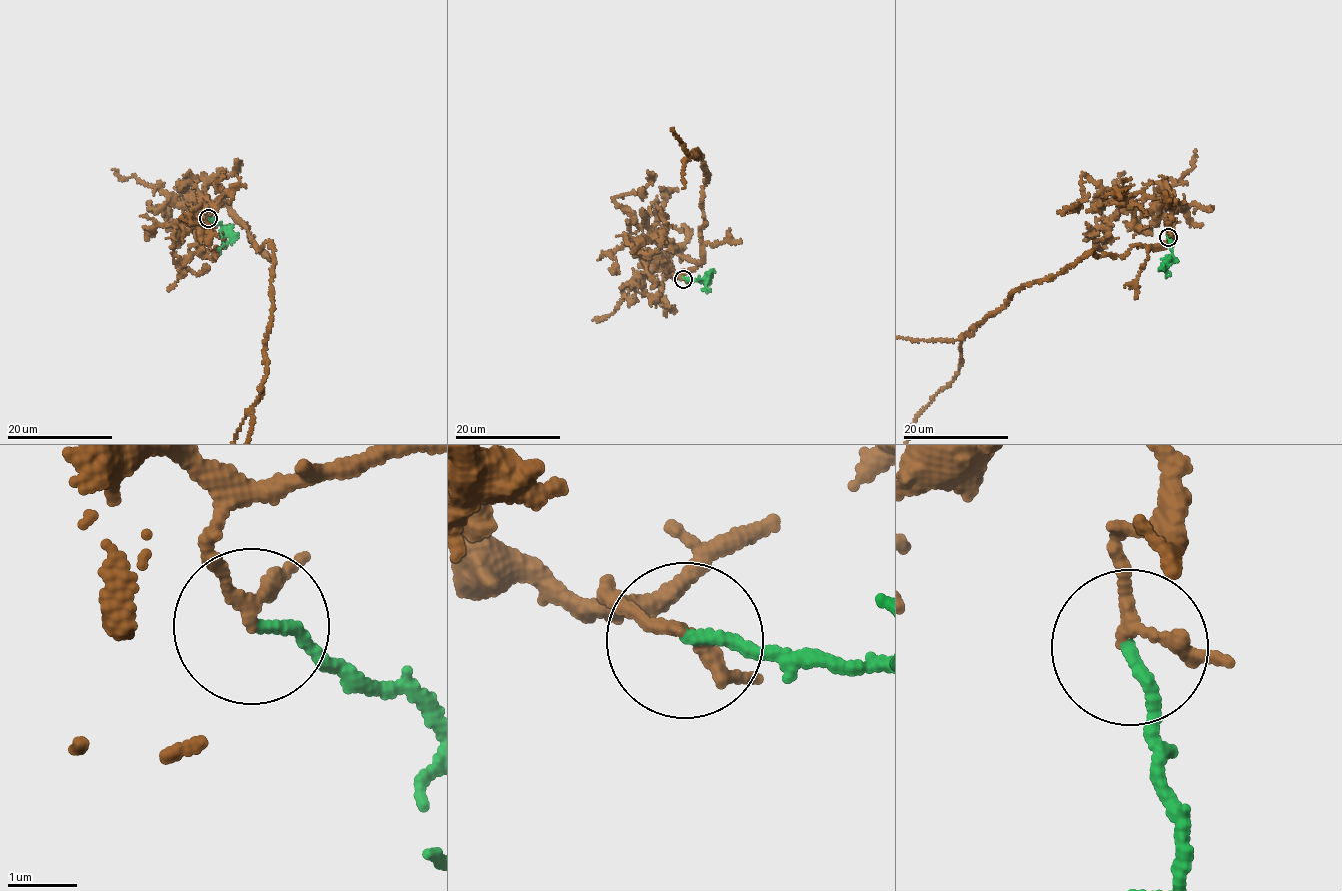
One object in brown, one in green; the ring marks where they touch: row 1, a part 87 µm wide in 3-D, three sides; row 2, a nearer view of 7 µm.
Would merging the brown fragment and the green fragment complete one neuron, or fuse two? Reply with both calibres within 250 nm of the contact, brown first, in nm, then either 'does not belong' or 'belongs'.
130 nm thick on the brown side, 160 nm on the other; belongs

